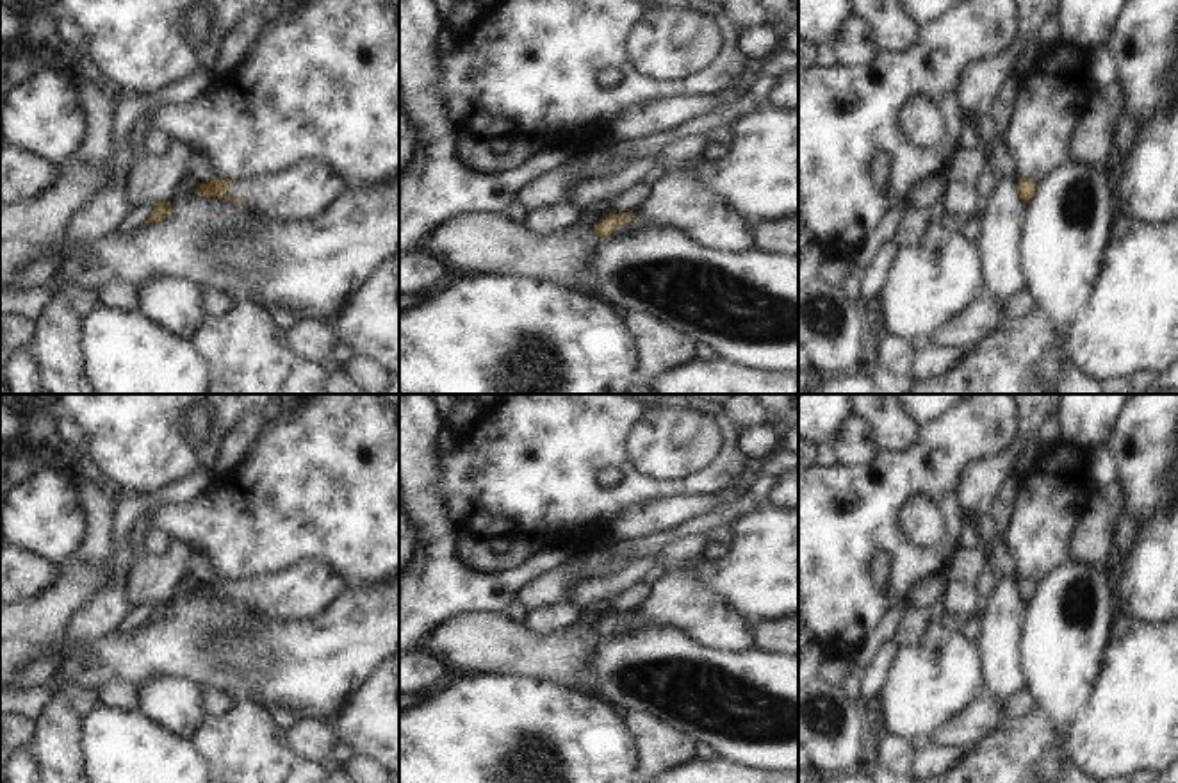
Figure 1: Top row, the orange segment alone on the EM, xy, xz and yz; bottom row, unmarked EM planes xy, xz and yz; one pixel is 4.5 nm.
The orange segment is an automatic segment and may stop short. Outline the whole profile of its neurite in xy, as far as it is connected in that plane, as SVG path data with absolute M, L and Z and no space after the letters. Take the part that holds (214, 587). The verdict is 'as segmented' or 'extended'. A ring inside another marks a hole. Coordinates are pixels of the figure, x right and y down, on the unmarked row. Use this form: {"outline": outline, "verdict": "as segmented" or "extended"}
{"outline": "M299 562L241 581L214 578L194 592L239 601L273 622L303 622L319 615L346 587L331 567Z", "verdict": "extended"}

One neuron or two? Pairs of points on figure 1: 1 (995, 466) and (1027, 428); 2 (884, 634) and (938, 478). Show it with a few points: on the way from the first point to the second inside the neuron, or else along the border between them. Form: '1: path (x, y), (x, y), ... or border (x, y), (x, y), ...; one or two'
1: path (1004, 459), (1022, 437); one
2: border (902, 600), (867, 635); two

